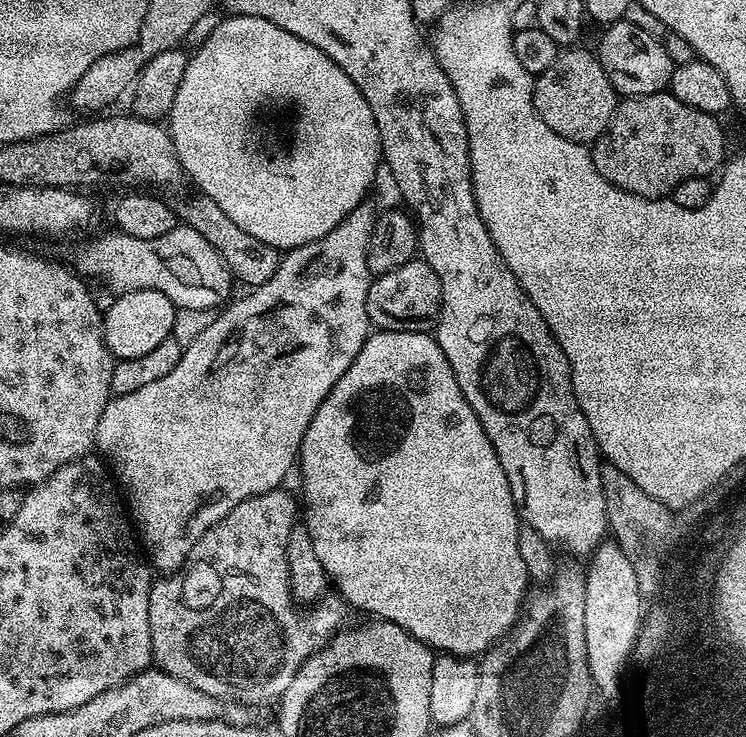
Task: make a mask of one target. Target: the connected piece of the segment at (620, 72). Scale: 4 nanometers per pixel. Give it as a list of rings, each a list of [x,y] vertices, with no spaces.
[[[624,19],[607,25],[601,32],[604,33],[600,36],[600,48],[598,47],[600,65],[602,70],[606,70],[606,78],[610,78],[621,97],[663,92],[671,85],[674,65],[659,39]]]

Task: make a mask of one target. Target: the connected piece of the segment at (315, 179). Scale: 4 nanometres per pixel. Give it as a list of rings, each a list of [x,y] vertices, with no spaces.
[[[229,15],[228,20],[224,20],[204,41],[200,44],[200,49],[189,55],[188,65],[186,66],[186,74],[182,74],[182,86],[178,86],[178,95],[174,97],[174,106],[166,117],[166,127],[172,137],[172,144],[176,148],[176,157],[180,160],[180,167],[188,176],[197,184],[199,191],[205,196],[209,196],[223,212],[229,216],[231,220],[242,230],[246,230],[246,234],[251,234],[253,238],[258,238],[262,242],[266,242],[266,246],[274,246],[281,250],[297,248],[298,246],[306,246],[310,242],[314,242],[318,238],[322,238],[326,234],[330,234],[330,230],[334,230],[334,226],[338,226],[338,222],[342,222],[347,216],[357,208],[359,204],[365,203],[367,194],[376,183],[376,167],[382,163],[382,153],[380,151],[380,131],[374,122],[374,110],[370,110],[370,102],[366,102],[366,98],[362,94],[362,90],[358,90],[358,86],[354,86],[354,82],[345,72],[342,71],[326,54],[322,54],[322,50],[318,50],[318,46],[310,46],[310,42],[302,42],[302,38],[294,38],[294,34],[290,34],[286,30],[282,30],[278,26],[274,26],[274,22],[270,22],[266,18],[254,18],[253,16],[234,16]]]

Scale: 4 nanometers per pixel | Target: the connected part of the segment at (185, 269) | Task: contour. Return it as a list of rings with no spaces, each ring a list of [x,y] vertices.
[[[177,226],[170,230],[170,234],[162,234],[162,238],[130,238],[130,234],[125,232],[111,231],[86,241],[77,250],[74,268],[81,277],[93,276],[109,284],[116,294],[158,290],[166,294],[177,309],[216,310],[233,295],[232,271],[226,262],[222,262],[218,250],[214,250],[214,246],[210,246],[210,242],[206,242],[198,230]]]

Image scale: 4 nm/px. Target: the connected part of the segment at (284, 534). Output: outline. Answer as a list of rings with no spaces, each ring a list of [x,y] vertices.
[[[278,487],[266,494],[246,498],[246,502],[238,502],[238,506],[234,506],[234,510],[230,510],[230,514],[226,514],[226,518],[222,522],[218,522],[213,528],[206,530],[206,534],[202,534],[202,538],[198,538],[198,546],[194,546],[194,550],[188,555],[188,563],[179,572],[153,579],[152,589],[148,595],[150,642],[152,643],[153,661],[161,672],[169,672],[174,678],[182,678],[182,682],[190,682],[190,686],[211,696],[230,698],[231,703],[234,704],[257,706],[256,704],[268,704],[271,700],[273,703],[279,701],[286,686],[290,686],[290,682],[294,682],[294,674],[298,674],[300,667],[349,623],[349,605],[339,594],[325,595],[319,602],[313,603],[310,608],[312,613],[308,613],[308,610],[304,610],[304,613],[299,612],[301,609],[293,599],[291,592],[291,578],[286,558],[287,538],[290,535],[291,527],[298,522],[298,500],[297,497],[295,500],[290,493],[284,491],[283,487]]]

